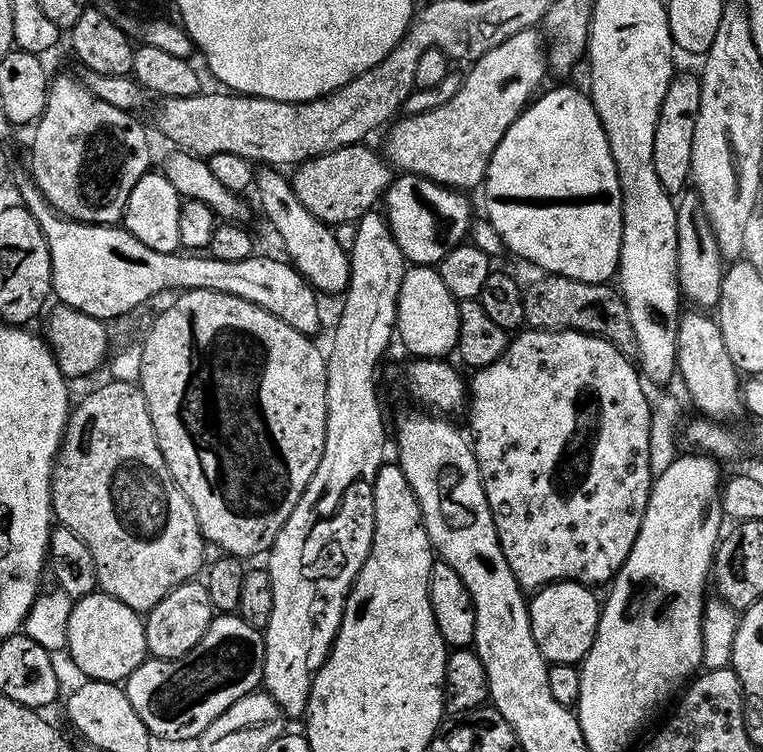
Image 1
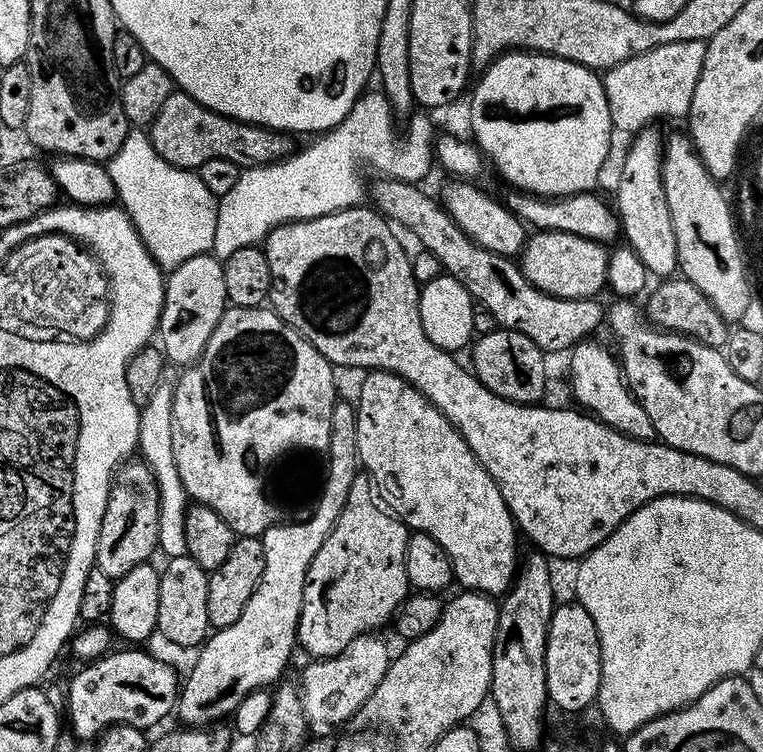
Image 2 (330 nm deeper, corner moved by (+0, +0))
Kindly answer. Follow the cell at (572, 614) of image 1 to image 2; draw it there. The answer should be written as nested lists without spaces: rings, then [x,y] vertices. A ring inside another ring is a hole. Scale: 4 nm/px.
[[[372,370],[365,376],[368,377],[360,388],[360,401],[354,404],[356,455],[379,499],[409,529],[430,534],[430,538],[434,538],[434,542],[446,550],[452,563],[455,583],[460,583],[461,589],[482,592],[493,598],[503,597],[516,579],[518,529],[496,479],[476,461],[476,456],[464,441],[464,435],[424,393],[411,387],[407,380],[394,372]]]

